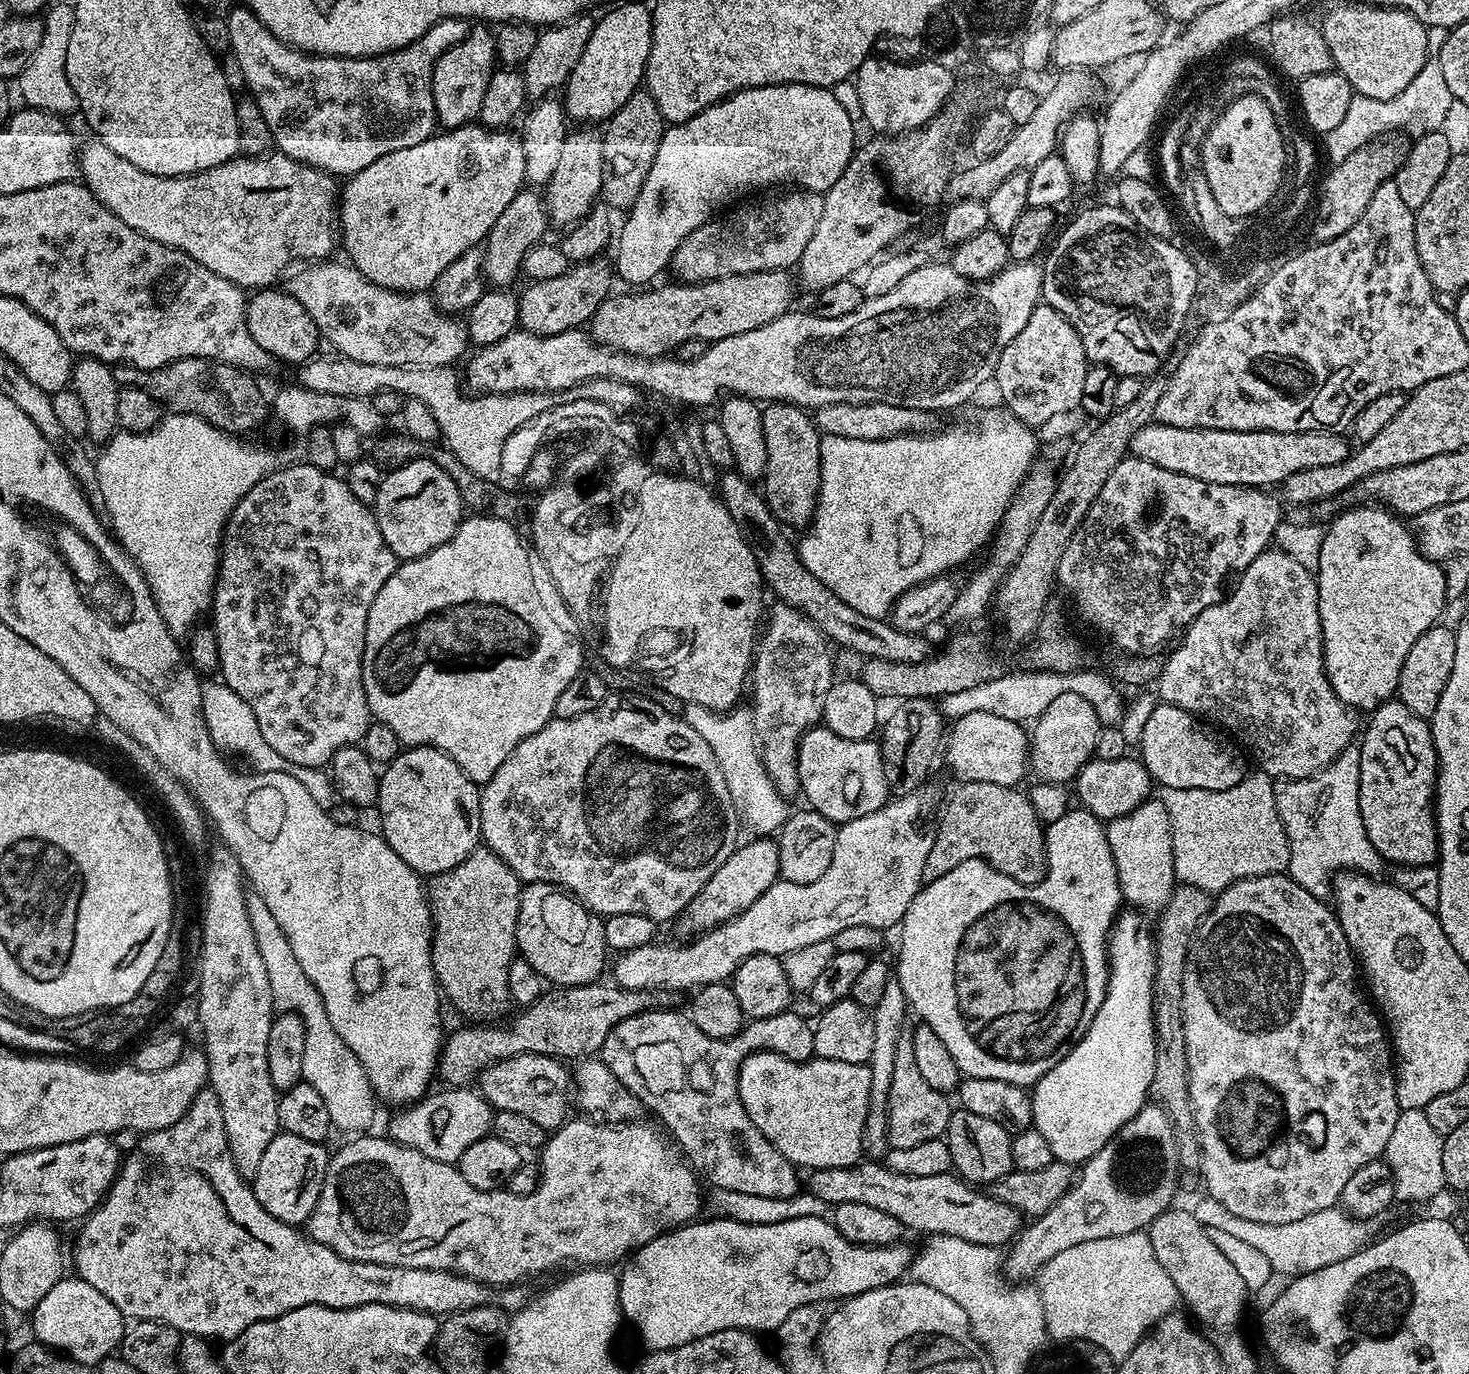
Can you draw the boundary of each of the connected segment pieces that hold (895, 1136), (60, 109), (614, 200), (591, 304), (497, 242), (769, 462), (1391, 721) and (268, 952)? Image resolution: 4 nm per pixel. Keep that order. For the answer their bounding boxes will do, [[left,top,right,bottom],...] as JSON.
[[887,1030,953,1150],[18,4,78,118],[602,90,666,210],[518,255,614,336],[482,190,550,286],[762,402,822,529],[1358,698,1440,868],[247,894,376,1134]]

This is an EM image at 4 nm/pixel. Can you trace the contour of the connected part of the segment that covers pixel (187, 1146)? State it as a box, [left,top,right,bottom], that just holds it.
[76,1086,493,1342]

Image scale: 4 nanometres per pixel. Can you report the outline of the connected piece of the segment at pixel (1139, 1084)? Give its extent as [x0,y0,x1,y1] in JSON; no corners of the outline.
[1031,910,1156,1166]

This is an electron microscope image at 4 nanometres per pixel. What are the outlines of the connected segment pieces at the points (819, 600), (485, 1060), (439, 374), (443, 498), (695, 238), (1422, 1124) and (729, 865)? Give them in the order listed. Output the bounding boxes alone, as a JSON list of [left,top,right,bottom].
[[755,536,934,662],[439,982,677,1088],[299,354,554,480],[374,458,460,562],[670,190,824,284],[1383,1108,1446,1200],[678,838,779,934]]

